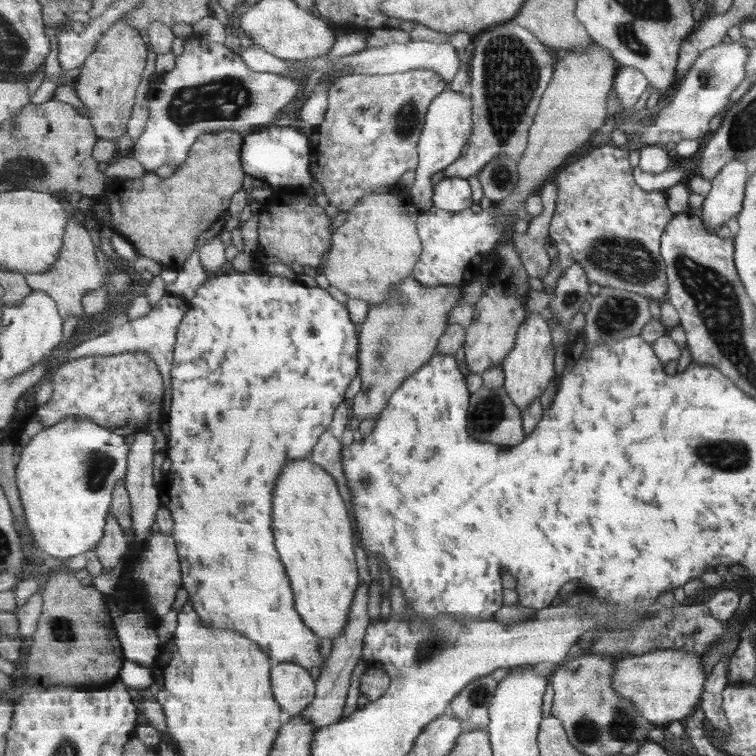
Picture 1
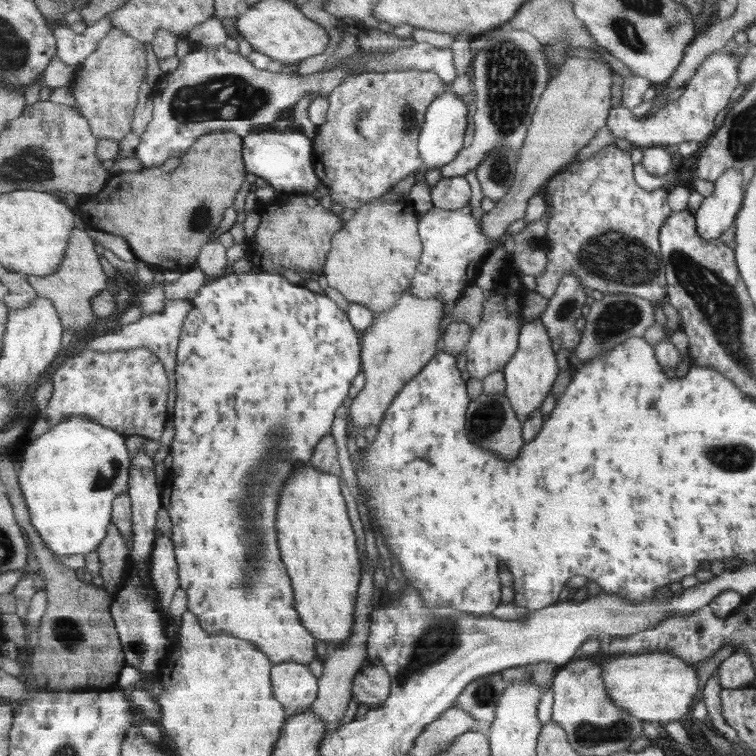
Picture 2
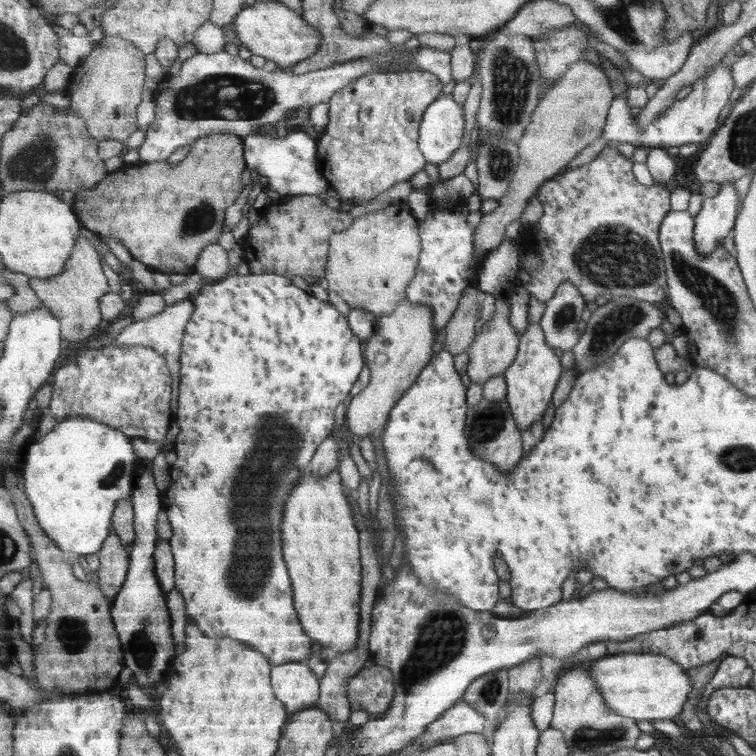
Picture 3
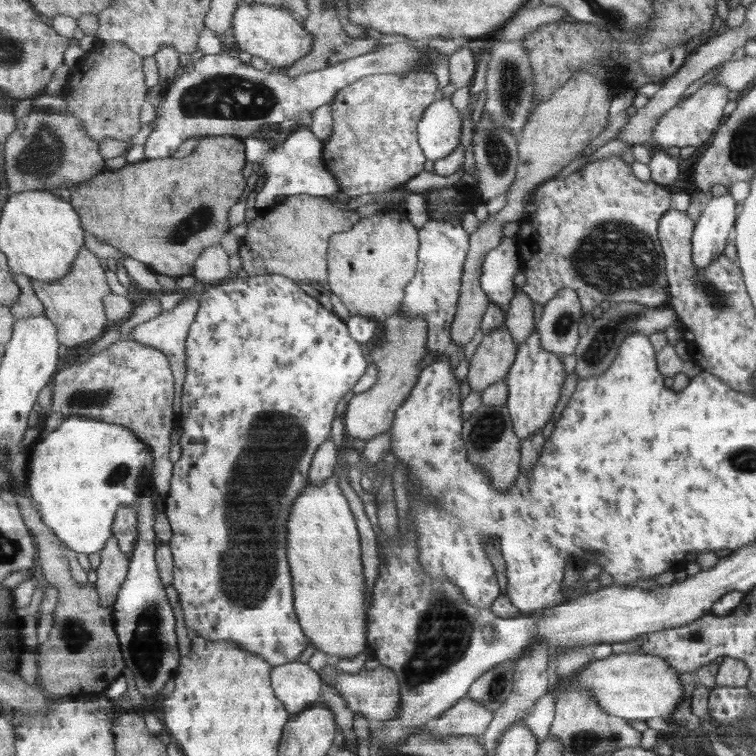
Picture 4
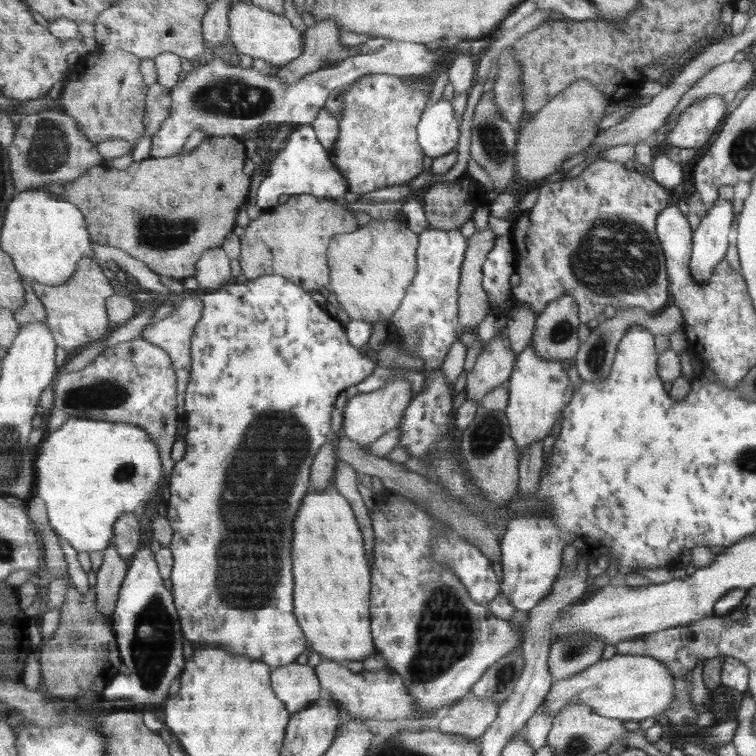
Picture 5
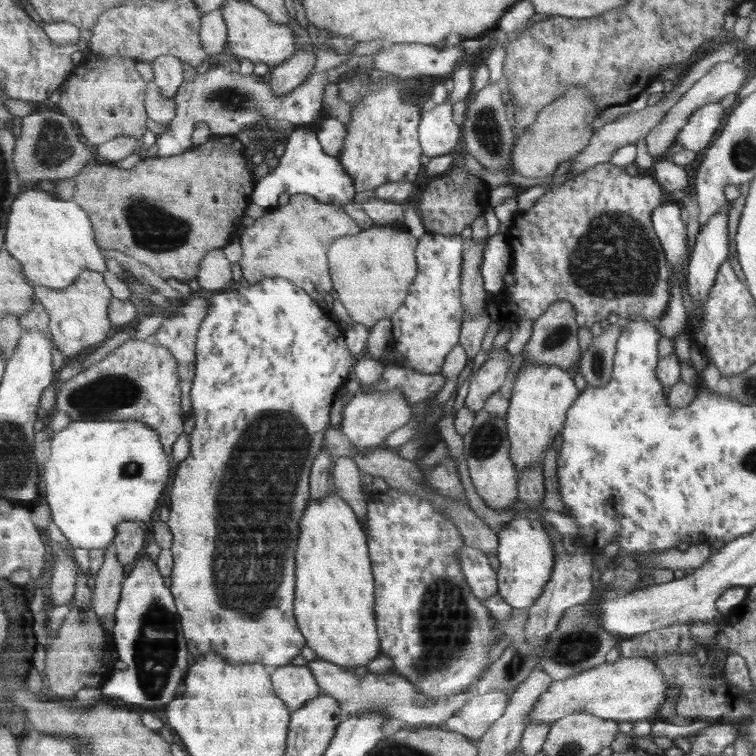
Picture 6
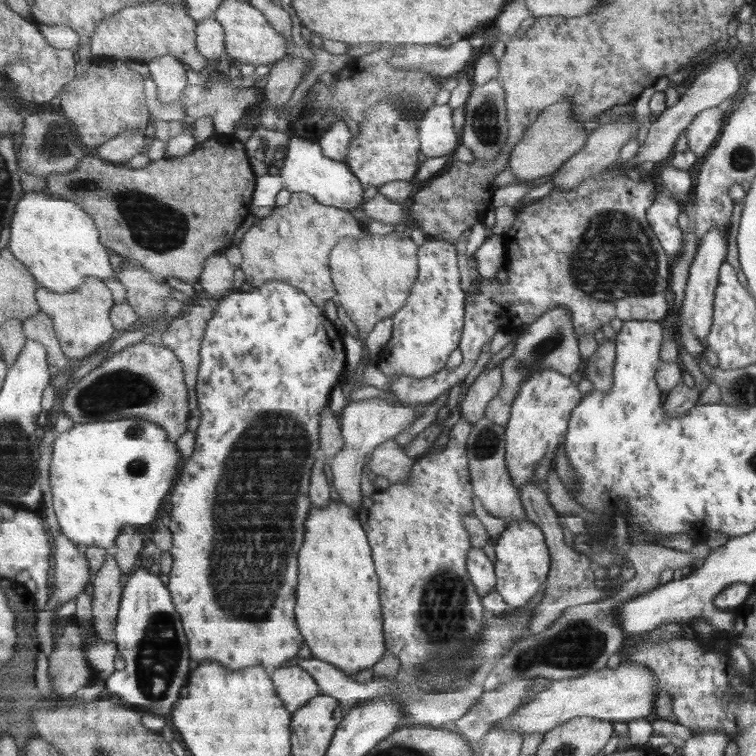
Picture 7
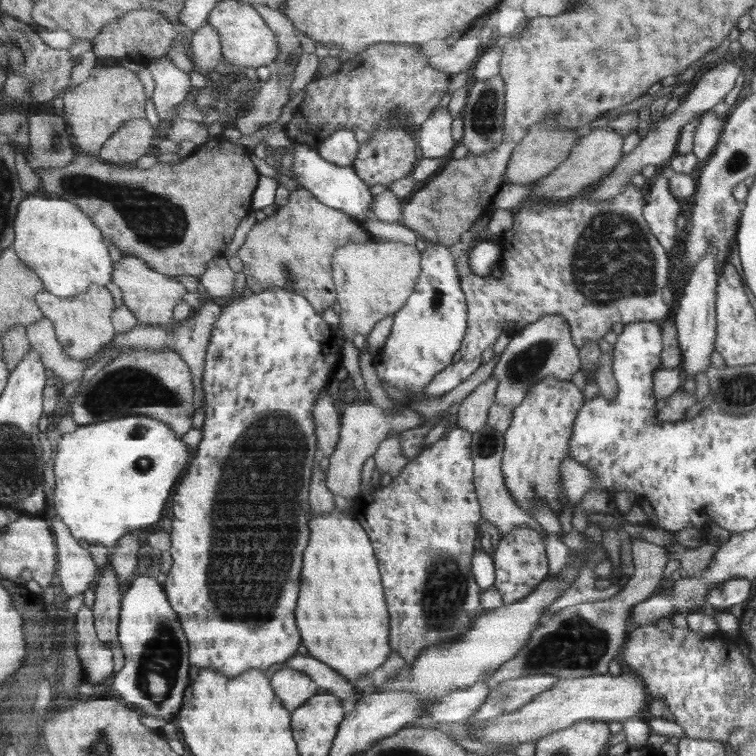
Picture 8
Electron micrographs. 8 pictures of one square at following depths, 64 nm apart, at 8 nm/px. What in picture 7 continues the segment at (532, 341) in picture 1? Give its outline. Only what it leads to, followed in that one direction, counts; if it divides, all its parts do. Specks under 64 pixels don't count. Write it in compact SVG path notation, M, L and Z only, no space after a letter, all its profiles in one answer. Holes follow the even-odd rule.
M535 370L521 384L517 396L510 405L510 415L504 426L505 454L504 461L512 485L519 493L520 488L528 481L534 480L545 490L545 476L555 458L557 447L563 444L567 428L567 419L574 406L581 400L581 394L577 391L576 380L567 377L554 370Z

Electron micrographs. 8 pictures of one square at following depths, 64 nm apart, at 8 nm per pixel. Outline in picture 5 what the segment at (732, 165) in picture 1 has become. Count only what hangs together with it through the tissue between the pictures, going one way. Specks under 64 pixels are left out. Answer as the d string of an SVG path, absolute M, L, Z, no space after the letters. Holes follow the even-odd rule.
M717 198L713 207L709 207L701 215L700 222L691 236L690 263L688 269L691 278L695 282L707 282L713 267L725 256L725 249L728 246L727 235L733 222L733 212L731 202Z

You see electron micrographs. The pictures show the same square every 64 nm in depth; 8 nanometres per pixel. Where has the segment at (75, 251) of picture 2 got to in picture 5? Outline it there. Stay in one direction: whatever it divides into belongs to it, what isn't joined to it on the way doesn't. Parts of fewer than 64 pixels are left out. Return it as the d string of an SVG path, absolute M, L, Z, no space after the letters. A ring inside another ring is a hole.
M83 257L77 272L61 286L50 287L30 280L48 313L46 322L56 338L56 343L67 353L97 339L101 341L114 328L108 317L108 298L115 294L115 290L96 260L97 257Z

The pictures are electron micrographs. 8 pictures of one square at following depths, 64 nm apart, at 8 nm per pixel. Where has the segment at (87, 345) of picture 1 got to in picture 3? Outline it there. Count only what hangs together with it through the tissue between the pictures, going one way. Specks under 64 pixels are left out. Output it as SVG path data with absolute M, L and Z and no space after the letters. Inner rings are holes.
M185 299L165 307L164 311L153 317L135 321L127 325L122 331L110 342L102 346L107 348L109 345L127 345L127 346L146 346L155 349L168 362L169 374L171 374L171 412L177 412L177 404L180 396L179 385L181 384L181 351L184 341L185 331L189 321L192 320L193 314L196 313L196 304L193 299Z

